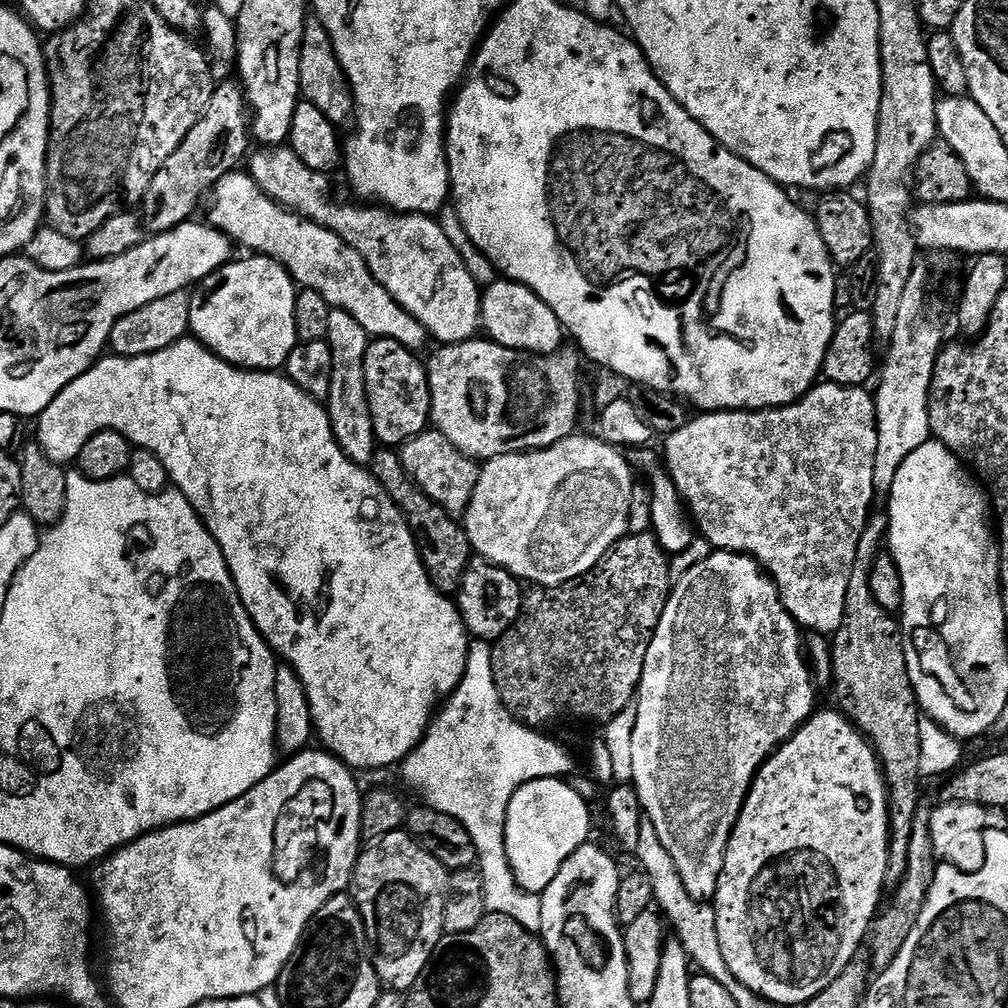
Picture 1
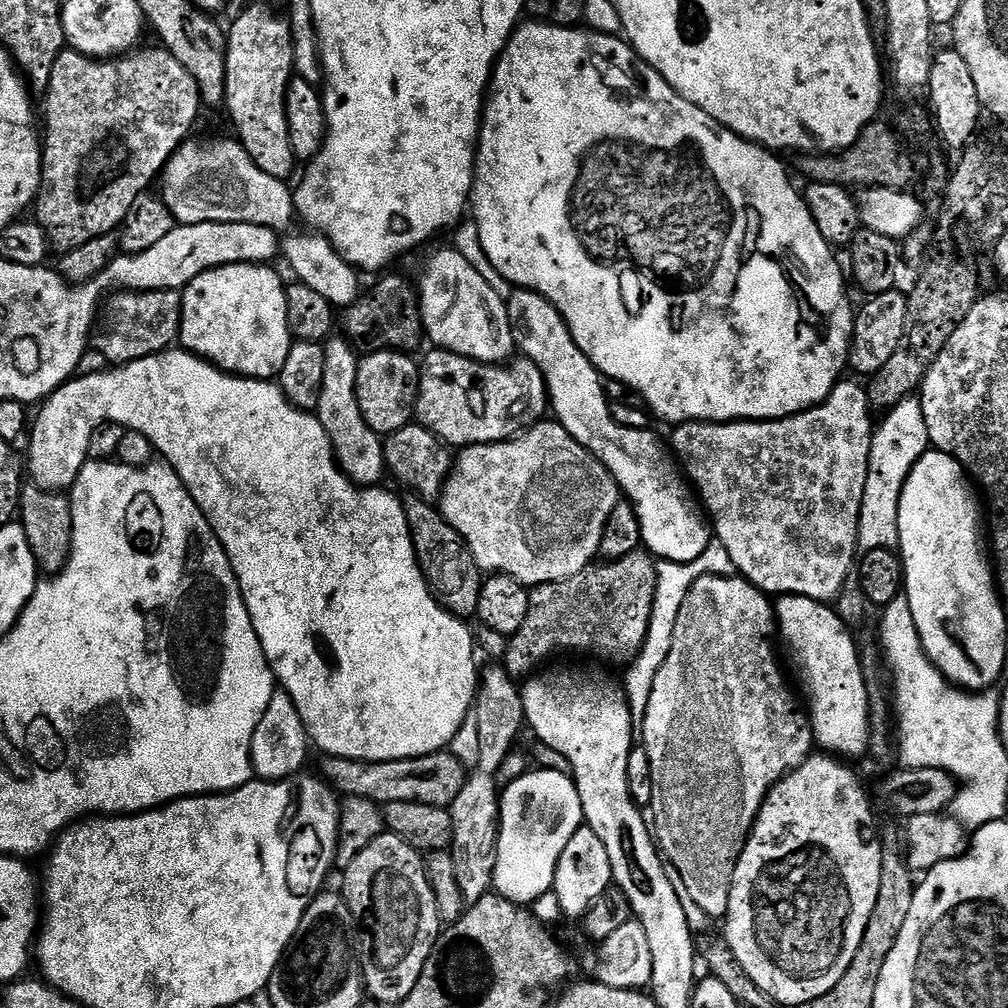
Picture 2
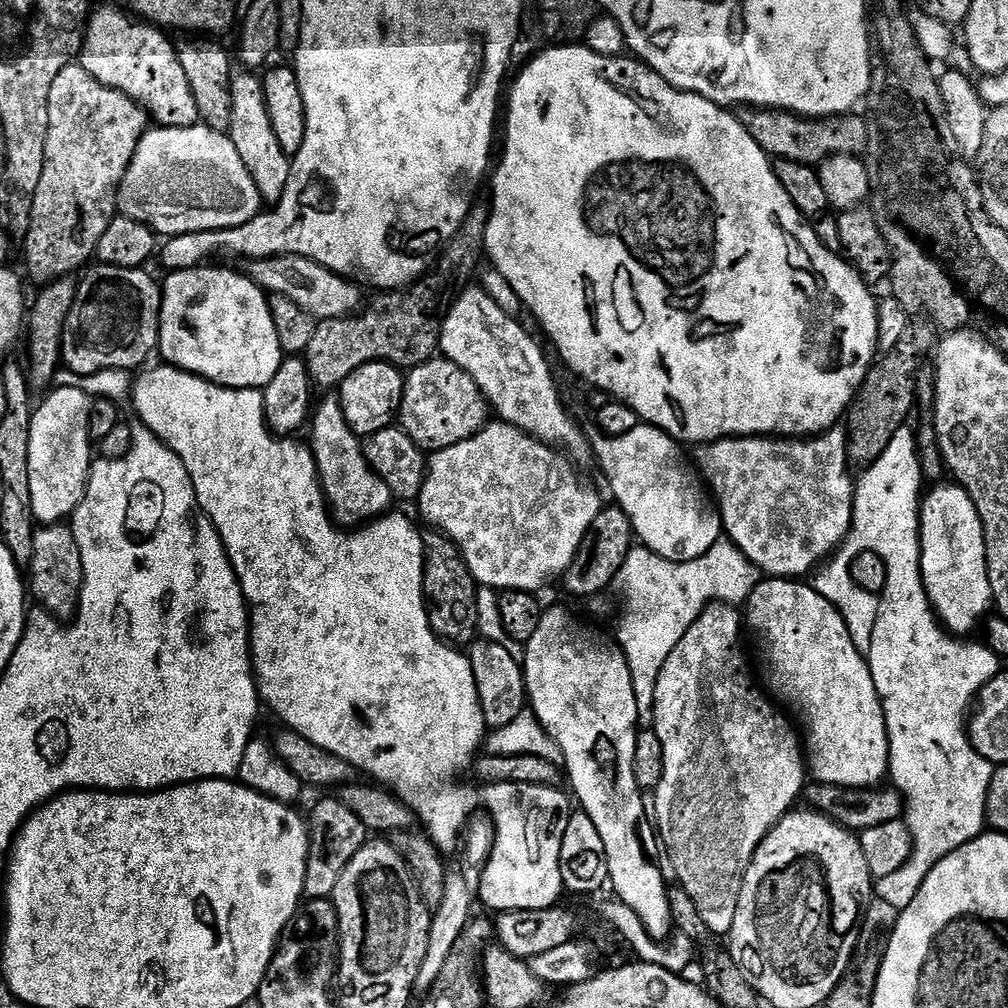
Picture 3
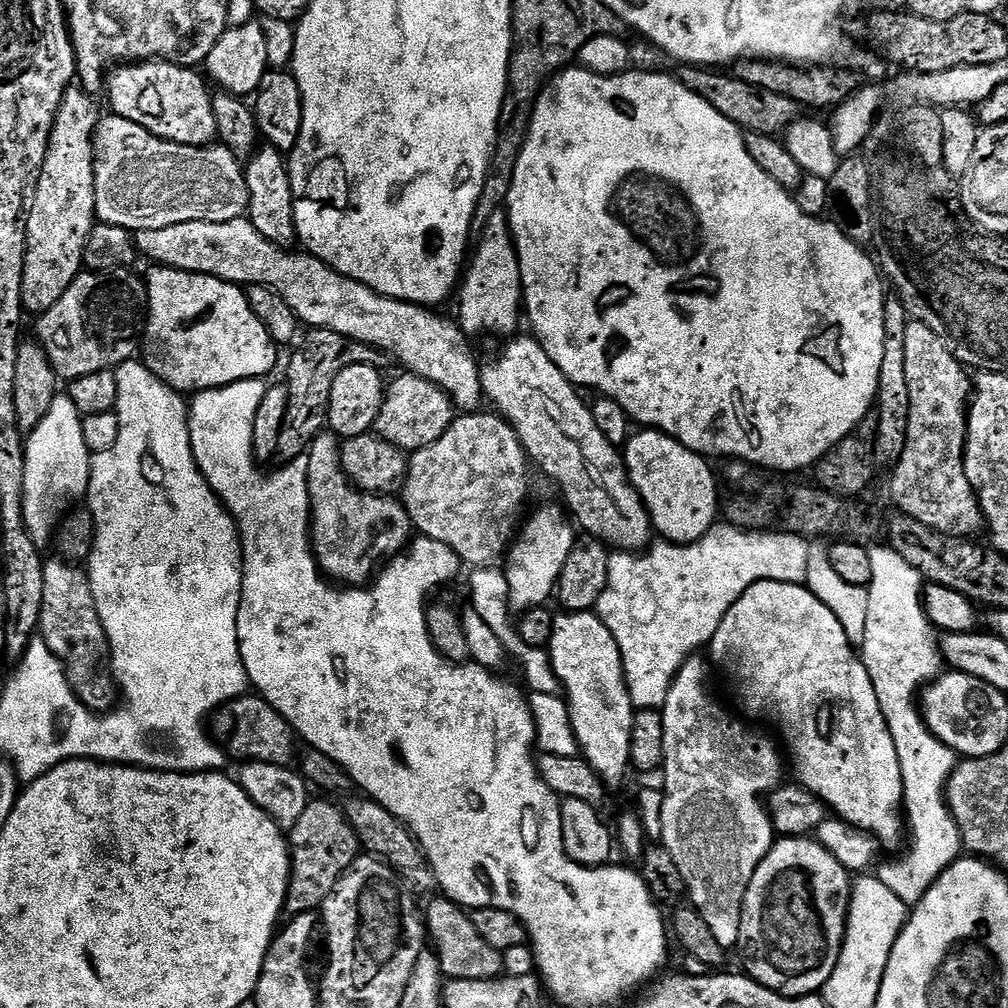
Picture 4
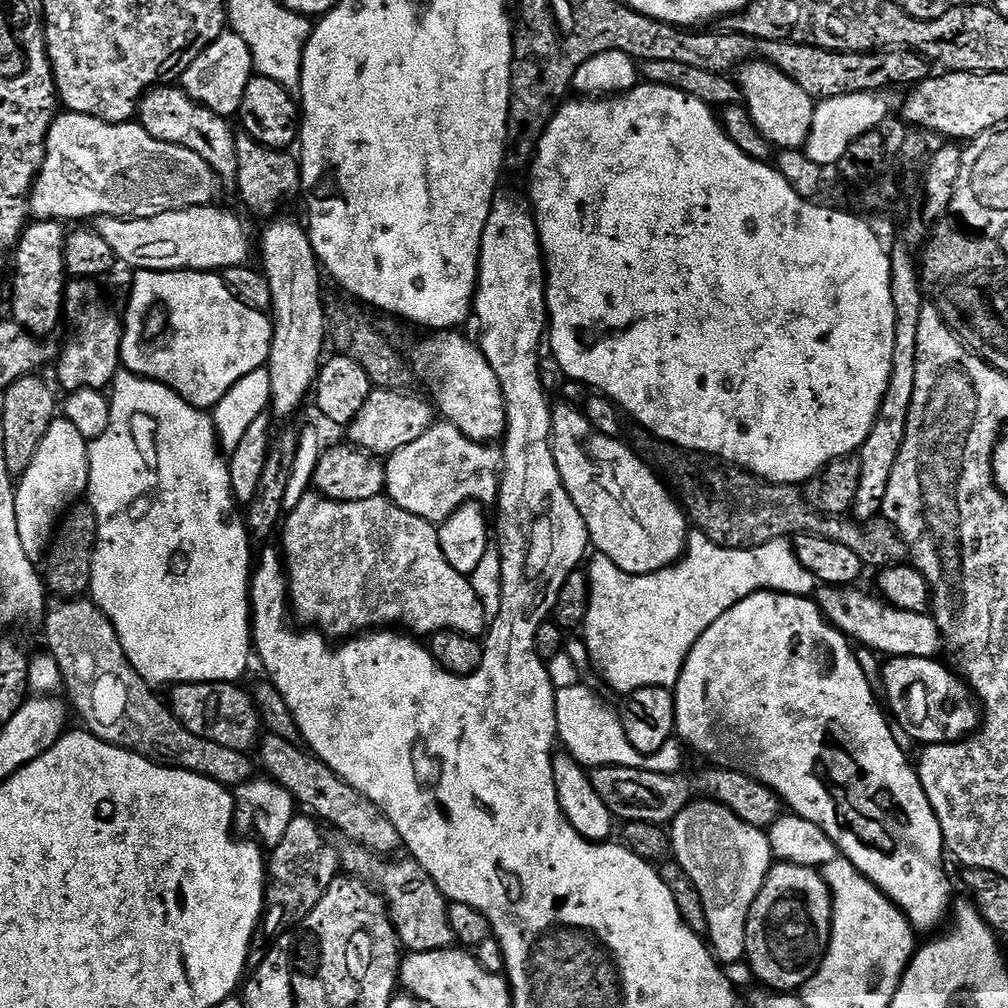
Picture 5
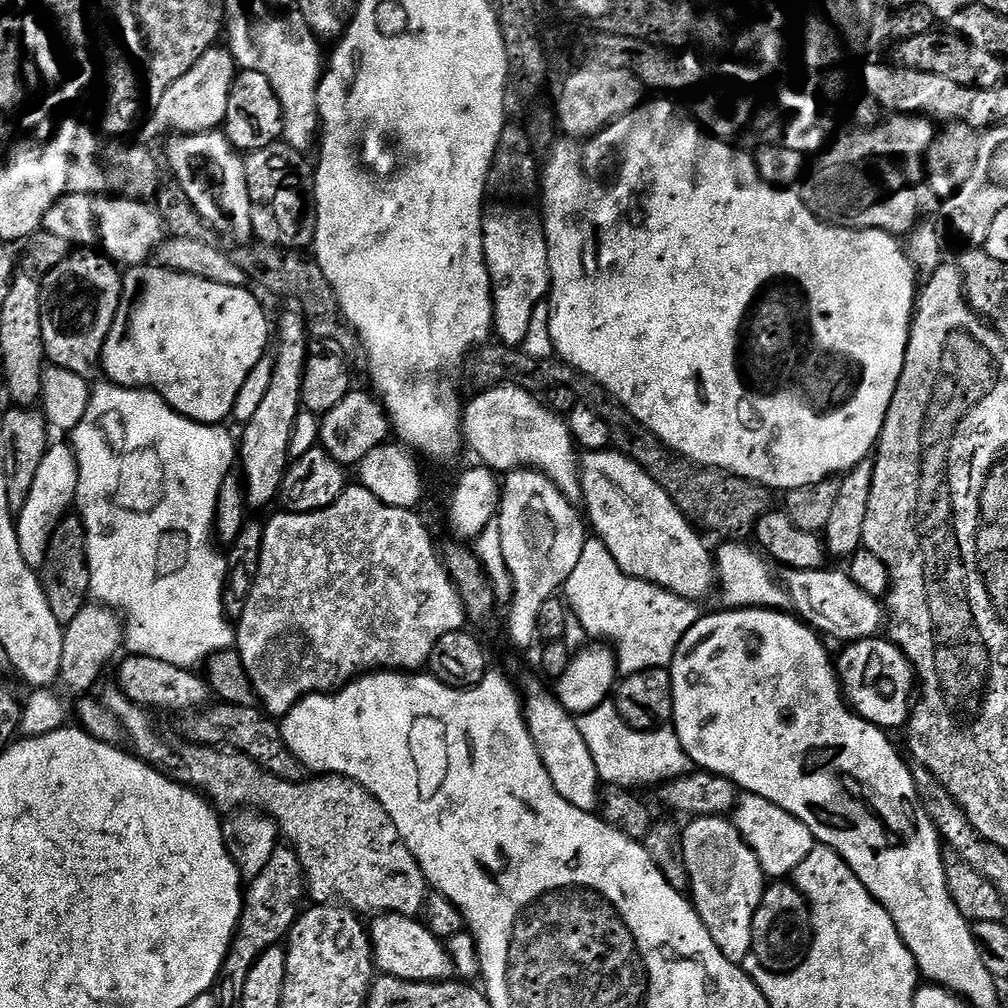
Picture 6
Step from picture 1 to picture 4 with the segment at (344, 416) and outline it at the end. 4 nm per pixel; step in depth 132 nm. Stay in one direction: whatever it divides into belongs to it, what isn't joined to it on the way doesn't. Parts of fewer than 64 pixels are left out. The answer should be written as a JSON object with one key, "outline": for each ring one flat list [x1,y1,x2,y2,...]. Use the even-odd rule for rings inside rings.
{"outline":[[331,431,314,438,308,458,308,504,312,507,312,550,320,571,340,586,364,586,393,556,407,549,414,536,412,519,399,499,388,494,365,494,348,481,340,461,341,441]]}

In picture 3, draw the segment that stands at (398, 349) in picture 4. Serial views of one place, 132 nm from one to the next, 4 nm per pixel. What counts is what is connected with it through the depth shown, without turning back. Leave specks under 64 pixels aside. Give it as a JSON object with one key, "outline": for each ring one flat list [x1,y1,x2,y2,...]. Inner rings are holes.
{"outline":[[267,256,265,260,254,260,247,265,247,275,251,276,259,288,268,294,282,294,290,302,298,302,302,310,315,316,317,321,333,320,351,316,361,311,361,285,351,281,347,276,339,276,326,266,301,256]]}

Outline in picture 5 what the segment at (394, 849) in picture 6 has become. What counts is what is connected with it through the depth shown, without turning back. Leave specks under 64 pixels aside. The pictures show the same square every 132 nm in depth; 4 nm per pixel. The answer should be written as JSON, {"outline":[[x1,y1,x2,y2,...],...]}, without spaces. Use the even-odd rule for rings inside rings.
{"outline":[[77,598,75,600,57,601,56,605,52,605,47,609,45,617,42,621,42,629,44,628,44,636,46,638,47,653,55,660,55,664,59,668,61,685,64,691,68,694,67,703,73,706,77,716,82,720,81,724,87,731,91,731,93,736,96,736,102,742,106,742,110,746,118,746,122,750,127,752,133,752,138,754,142,758,146,758,150,762,155,764,161,764,164,768,177,768,178,770,186,770,187,772,193,772,194,774,202,774,206,778,210,778,214,782,223,784,225,786,235,786,238,784,245,784,247,780,253,779,254,772,252,772,252,764,248,761,249,757,243,752,238,750,230,750,226,746,218,746,218,742,206,742,206,738,198,738,194,734,190,734,190,730,186,730,186,726,182,726,182,722,176,720,176,715,172,713,171,707,167,703,164,704,155,696,153,685,144,680,137,674,133,668,133,664,126,658,124,649,122,649,121,640,118,638,117,631,114,630,113,624,109,618,96,604,92,603,86,598],[351,842,345,843,343,846,345,848,341,847,339,849,341,869,343,869,347,875,355,876,356,879,364,881,365,884,372,885,372,887,375,888,381,896,383,896,384,903,388,906,388,913,392,915,392,924,396,928,396,937,400,939,401,945,403,945,408,952,429,952,430,950,442,950,443,948,453,947,454,941,452,938,452,931,450,930,450,918,448,917,449,901,446,899,444,893,440,891,440,887,438,887,434,882,434,878,430,878,430,874,426,874,426,870,417,862,417,860,403,858,404,860,397,859,393,862,391,859,383,856,375,856,370,850,366,850,362,846,358,846]]}

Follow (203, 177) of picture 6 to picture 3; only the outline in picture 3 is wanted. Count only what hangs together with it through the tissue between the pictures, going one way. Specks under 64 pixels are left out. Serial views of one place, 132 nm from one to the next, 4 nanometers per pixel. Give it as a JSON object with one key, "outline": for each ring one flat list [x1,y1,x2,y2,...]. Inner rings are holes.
{"outline":[[119,7,100,8,91,13,86,21,84,30,84,46,80,50,78,63,102,86,110,86,132,100,140,101,145,112,159,127,162,128,190,128,200,120,198,102,190,90,190,82,182,70,182,62,176,57,176,44,168,41,161,29,139,19,133,18,127,11]]}

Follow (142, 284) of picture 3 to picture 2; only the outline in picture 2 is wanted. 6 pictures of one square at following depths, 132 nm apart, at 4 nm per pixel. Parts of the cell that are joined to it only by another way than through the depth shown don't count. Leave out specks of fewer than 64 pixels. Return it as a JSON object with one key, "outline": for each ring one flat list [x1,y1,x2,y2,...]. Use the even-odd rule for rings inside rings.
{"outline":[[176,290,163,292,113,292,103,301,92,329,90,344,112,366,129,364,171,349,180,330,180,298]]}

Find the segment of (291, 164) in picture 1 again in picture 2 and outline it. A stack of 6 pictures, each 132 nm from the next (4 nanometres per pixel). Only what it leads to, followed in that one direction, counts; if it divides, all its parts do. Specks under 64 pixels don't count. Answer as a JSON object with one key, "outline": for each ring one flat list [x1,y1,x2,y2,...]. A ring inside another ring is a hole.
{"outline":[[440,248,424,264,424,273,420,276,420,292,418,288,418,307,422,321,422,332,433,340,437,349,465,356,479,364,503,365,514,356,516,343,512,337,508,322,508,306,505,297,499,296,492,289,492,284,463,256,452,248]]}

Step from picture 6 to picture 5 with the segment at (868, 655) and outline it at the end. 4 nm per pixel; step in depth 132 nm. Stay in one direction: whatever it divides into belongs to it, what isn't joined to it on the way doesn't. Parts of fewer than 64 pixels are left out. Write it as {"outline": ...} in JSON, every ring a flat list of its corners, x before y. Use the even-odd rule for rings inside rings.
{"outline":[[894,656,884,668,887,711,895,727,901,733,904,731,910,739,917,740,920,746,955,744,957,740,965,739,977,731,982,719,972,689,951,667,948,669,940,662,939,659,927,656]]}

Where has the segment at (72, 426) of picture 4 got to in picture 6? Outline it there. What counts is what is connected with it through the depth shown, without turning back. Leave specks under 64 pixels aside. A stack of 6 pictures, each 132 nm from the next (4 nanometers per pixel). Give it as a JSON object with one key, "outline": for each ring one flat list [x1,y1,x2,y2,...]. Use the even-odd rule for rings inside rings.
{"outline":[[53,443,49,447,46,458,42,458,42,466,38,466,34,486,30,486,30,498,26,498,26,506,22,506,22,510,14,520,22,558,26,558,26,562,34,570,44,567,50,538,58,522,64,519,76,499,80,467,76,465,75,451,67,443,64,444]]}

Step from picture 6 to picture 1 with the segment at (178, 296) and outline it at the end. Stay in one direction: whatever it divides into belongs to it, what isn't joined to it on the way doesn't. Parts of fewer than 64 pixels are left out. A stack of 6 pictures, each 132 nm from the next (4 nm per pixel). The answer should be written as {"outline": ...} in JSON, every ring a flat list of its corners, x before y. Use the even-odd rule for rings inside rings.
{"outline":[[259,254,247,258,233,259,200,281,191,293,190,332,228,364,245,370,280,370,298,342,294,320,298,285,277,260]]}

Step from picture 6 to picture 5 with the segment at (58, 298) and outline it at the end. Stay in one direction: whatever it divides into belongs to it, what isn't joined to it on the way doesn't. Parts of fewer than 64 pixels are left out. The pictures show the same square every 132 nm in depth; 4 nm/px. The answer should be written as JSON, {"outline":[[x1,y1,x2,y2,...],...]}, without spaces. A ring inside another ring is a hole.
{"outline":[[69,279,64,286,64,307,62,309,66,328,72,333,68,341,58,352,55,361,55,383,64,387,65,393,77,392,78,390,94,390,99,392,111,385,112,379,117,372,121,371,120,347,122,346,121,319,106,308,100,301,100,288,96,280]]}

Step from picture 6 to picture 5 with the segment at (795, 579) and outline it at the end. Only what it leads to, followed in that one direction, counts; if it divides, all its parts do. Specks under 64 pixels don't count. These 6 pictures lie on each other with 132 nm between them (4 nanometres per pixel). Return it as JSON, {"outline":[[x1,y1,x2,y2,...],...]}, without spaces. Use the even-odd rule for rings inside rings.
{"outline":[[824,586,819,589,818,603,832,627,848,637,857,645,865,644,868,648,877,648,885,652,885,657,894,656,927,656,939,657,942,652,940,628,931,615,922,612,907,612,891,606,885,606,875,595,863,596,856,590,845,590,835,586]]}

